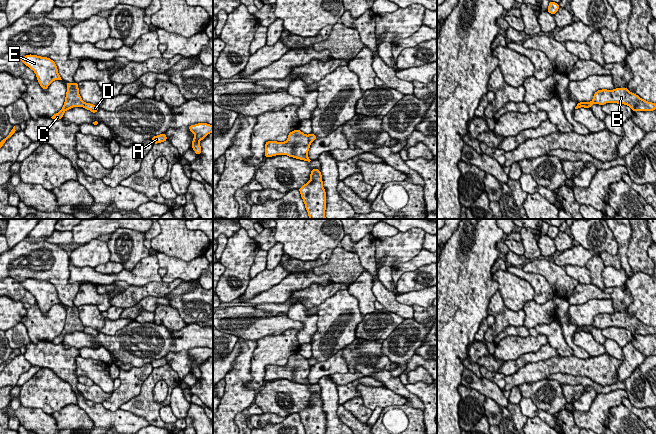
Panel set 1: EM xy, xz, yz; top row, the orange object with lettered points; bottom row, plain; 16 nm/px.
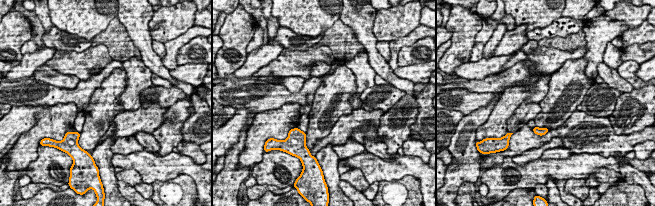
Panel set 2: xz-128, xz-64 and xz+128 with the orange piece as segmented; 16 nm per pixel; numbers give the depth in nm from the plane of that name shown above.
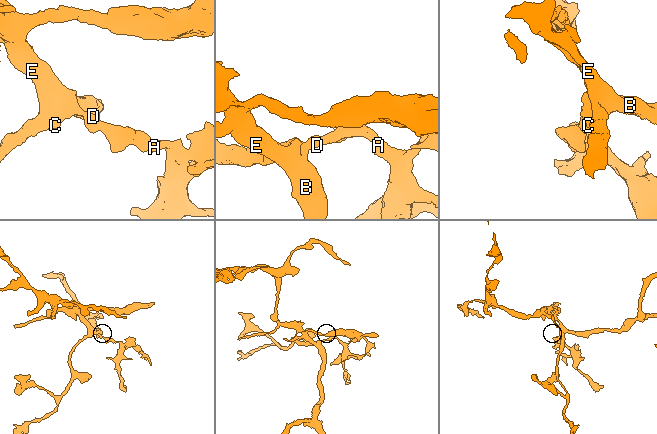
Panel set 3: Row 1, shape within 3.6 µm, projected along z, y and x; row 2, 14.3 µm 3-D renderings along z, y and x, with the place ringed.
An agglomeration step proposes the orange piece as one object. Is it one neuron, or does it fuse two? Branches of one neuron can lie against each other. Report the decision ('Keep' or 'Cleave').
Cleave

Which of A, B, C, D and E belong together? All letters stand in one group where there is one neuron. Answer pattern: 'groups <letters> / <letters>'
groups A D / B C E

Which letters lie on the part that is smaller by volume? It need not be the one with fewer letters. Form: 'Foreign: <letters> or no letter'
Foreign: A, D

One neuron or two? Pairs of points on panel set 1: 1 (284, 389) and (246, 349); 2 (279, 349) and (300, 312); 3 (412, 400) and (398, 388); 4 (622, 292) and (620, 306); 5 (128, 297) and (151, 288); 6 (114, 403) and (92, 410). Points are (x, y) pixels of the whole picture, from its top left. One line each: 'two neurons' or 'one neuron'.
1: two neurons
2: two neurons
3: one neuron
4: one neuron
5: one neuron
6: two neurons

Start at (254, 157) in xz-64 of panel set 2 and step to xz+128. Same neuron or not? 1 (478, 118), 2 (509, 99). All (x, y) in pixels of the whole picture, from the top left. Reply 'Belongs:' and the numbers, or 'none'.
Belongs: 2

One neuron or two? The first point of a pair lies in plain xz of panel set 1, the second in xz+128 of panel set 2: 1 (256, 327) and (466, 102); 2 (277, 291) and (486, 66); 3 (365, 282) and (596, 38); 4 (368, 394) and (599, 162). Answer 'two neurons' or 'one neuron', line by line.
1: one neuron
2: one neuron
3: one neuron
4: two neurons

